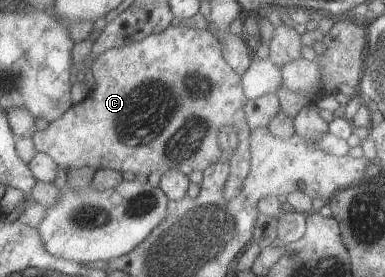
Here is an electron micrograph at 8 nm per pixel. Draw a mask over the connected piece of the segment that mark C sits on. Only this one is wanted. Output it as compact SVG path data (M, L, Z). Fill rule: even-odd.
M182 24L175 27L168 25L162 32L149 34L138 42L132 42L118 48L105 50L102 55L97 56L91 62L90 72L92 72L94 78L94 88L90 90L89 94L75 105L71 104L70 108L68 108L62 116L59 116L56 120L51 120L46 128L41 131L36 130L31 136L34 148L37 152L50 156L60 168L69 172L72 169L80 169L84 168L84 166L88 166L88 168L92 168L94 171L98 169L110 169L118 171L119 173L132 172L134 175L148 175L150 172L160 172L160 174L162 174L164 171L175 170L187 176L190 172L194 172L194 170L201 171L209 164L216 162L219 157L219 144L223 140L223 134L228 130L234 130L237 134L237 146L227 159L230 176L242 180L242 178L249 173L249 161L251 160L251 150L249 149L250 128L244 119L244 111L242 111L242 107L247 101L247 98L242 90L241 77L239 77L228 62L224 60L221 53L221 46L216 36L208 29L196 29L194 27L186 27ZM176 132L180 132L180 138L172 138L172 134L176 134Z

